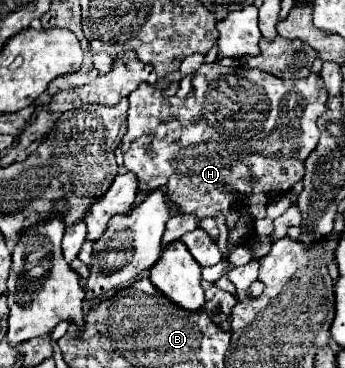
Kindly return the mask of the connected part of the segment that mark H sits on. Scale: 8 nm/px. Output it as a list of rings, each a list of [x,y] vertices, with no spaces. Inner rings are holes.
[[[204,63],[194,79],[194,97],[186,97],[186,99],[178,99],[178,97],[164,97],[164,91],[174,83],[180,81],[180,71],[172,71],[170,75],[166,75],[166,79],[158,79],[156,85],[148,85],[148,83],[140,83],[140,87],[136,91],[130,93],[130,109],[128,109],[128,133],[124,135],[120,149],[124,155],[124,169],[132,171],[138,175],[138,189],[140,191],[152,191],[152,189],[162,189],[170,201],[174,201],[182,213],[196,213],[198,219],[202,217],[216,217],[218,213],[226,215],[228,227],[232,227],[236,223],[236,209],[234,205],[244,205],[248,209],[248,213],[254,219],[262,219],[266,217],[266,203],[268,199],[282,195],[286,191],[292,189],[292,185],[304,177],[304,161],[310,155],[310,151],[314,151],[314,145],[318,145],[320,139],[320,131],[318,131],[318,117],[322,113],[326,113],[326,89],[322,83],[322,77],[318,73],[310,73],[306,79],[278,79],[274,75],[266,75],[264,71],[256,71],[256,69],[244,69],[238,67],[234,71],[226,71],[226,67],[218,65],[218,63]]]

